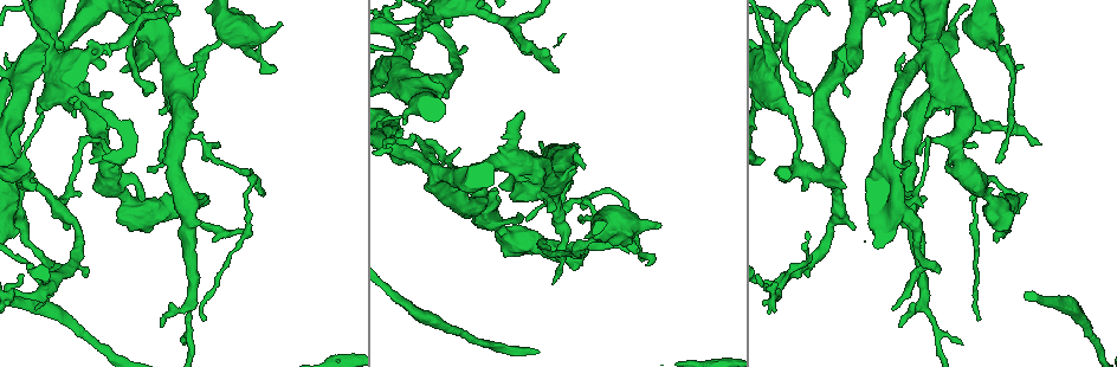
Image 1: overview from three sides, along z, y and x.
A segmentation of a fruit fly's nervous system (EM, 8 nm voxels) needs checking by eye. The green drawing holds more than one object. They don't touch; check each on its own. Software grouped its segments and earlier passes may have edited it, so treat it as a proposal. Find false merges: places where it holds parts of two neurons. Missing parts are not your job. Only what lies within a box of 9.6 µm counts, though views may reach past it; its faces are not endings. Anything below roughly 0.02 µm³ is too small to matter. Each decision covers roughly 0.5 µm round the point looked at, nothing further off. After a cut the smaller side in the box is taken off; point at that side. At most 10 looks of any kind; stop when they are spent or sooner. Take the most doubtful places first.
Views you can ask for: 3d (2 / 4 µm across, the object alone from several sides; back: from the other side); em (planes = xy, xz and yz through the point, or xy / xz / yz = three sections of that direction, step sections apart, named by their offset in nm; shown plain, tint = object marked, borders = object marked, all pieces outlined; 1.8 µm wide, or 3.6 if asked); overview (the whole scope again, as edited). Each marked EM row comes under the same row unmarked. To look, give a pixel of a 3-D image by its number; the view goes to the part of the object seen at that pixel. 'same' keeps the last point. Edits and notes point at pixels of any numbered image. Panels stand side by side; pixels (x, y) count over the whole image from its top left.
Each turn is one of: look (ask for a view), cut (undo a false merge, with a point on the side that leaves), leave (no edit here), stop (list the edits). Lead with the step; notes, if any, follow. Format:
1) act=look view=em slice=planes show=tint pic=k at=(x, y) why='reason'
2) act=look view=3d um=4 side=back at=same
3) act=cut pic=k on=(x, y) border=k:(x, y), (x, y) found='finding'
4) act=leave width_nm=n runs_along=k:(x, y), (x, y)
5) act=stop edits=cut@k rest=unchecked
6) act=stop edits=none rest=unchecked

act=look view=em slice=planes show=tint pic=1 at=(555, 250) why='sharp bend'

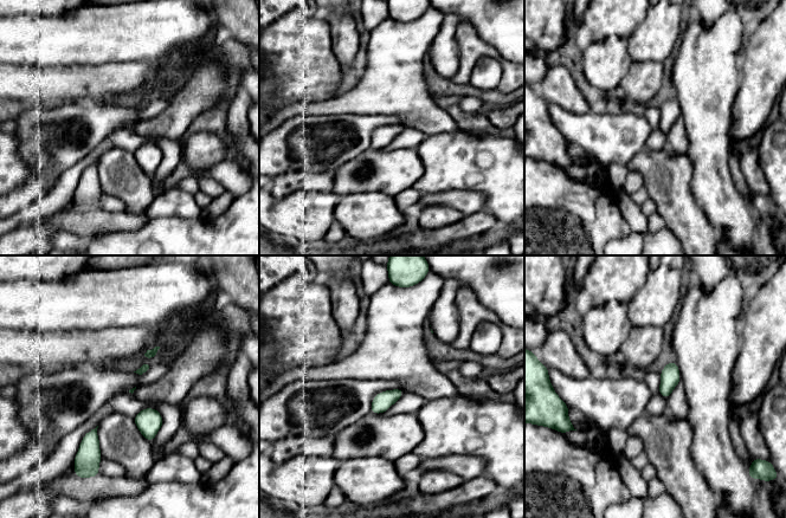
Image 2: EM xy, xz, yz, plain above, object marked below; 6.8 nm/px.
act=leave found='all the same neuron'

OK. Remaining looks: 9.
act=look view=3d um=4 pic=1 at=(156, 48) why='sharp bend'

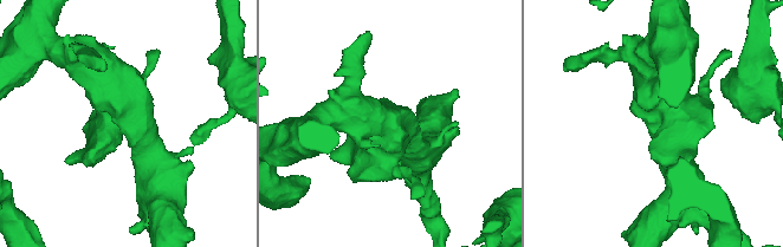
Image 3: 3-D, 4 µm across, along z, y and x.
act=look view=em um=3.6 slice=planes show=tint pic=3 at=(659, 121)

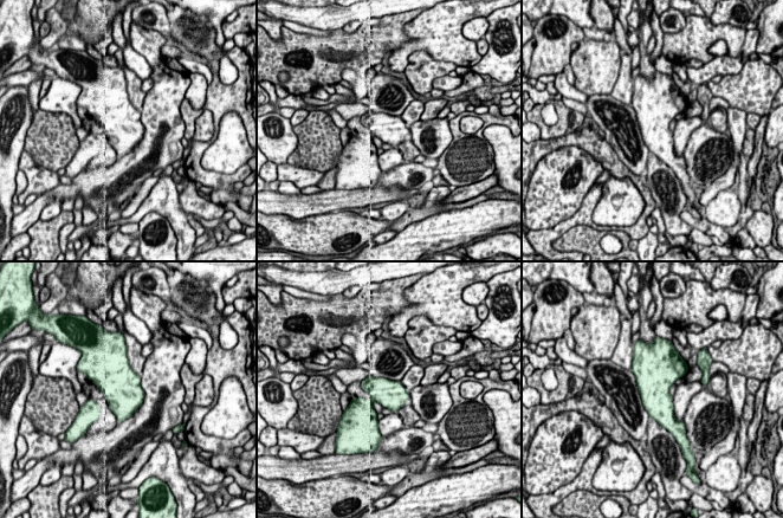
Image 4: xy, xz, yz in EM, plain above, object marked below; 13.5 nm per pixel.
act=leave found='all the same neuron'

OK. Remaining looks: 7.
act=look view=3d um=4 pic=1 at=(17, 295) why='thick turns thin'

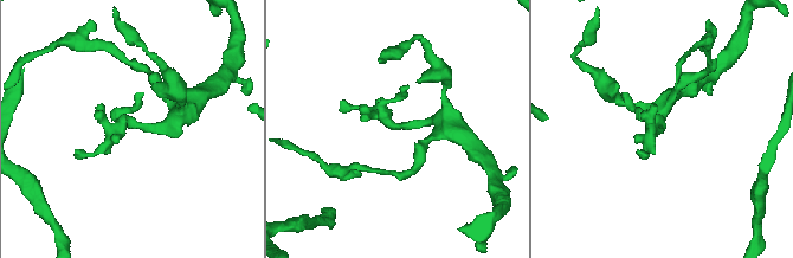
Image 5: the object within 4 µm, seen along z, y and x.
act=look view=em slice=xz step=8 show=tint pic=5 at=(128, 125)

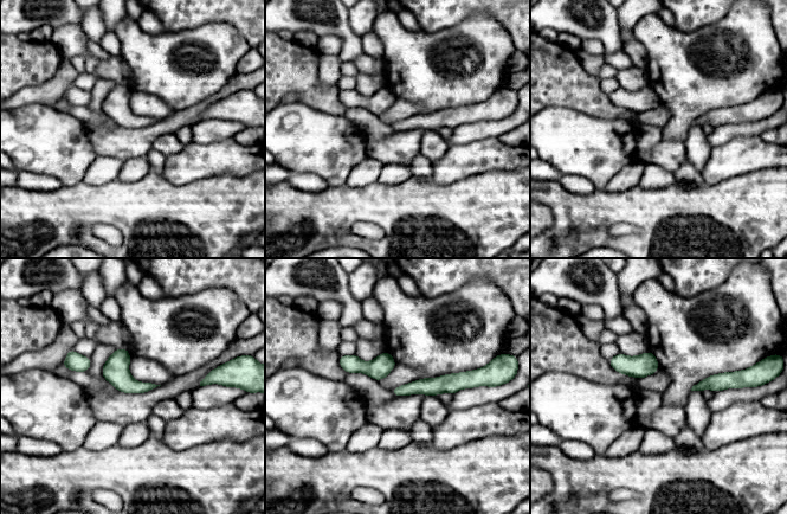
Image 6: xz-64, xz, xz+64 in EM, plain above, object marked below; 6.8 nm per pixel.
act=leave runs_along=6:(469, 385), (440, 384), (395, 391) found='one neuron here'

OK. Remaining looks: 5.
act=look view=3d um=4 pic=1 at=(11, 208) why='three arms meet'

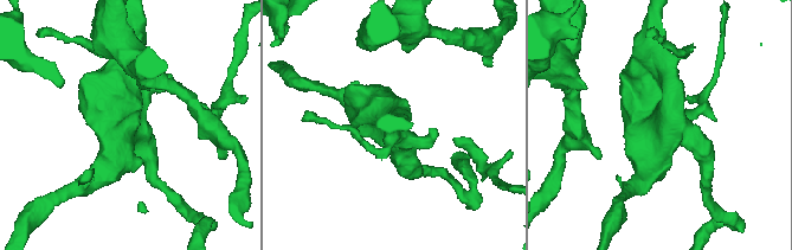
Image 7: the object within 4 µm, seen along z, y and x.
act=look view=em um=3.6 slice=planes show=tint pic=7 at=(653, 123)

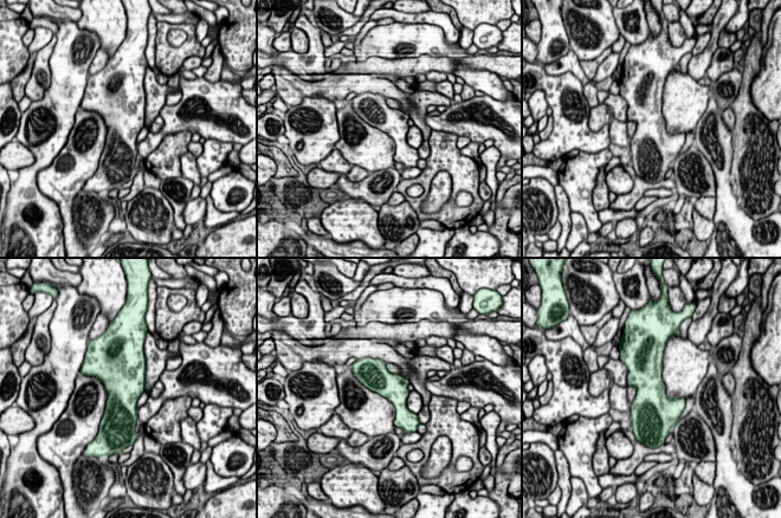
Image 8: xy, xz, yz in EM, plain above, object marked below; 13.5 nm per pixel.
act=leave found='continuous, no second neuron'

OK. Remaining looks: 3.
act=stop edits=none rest=unchecked

